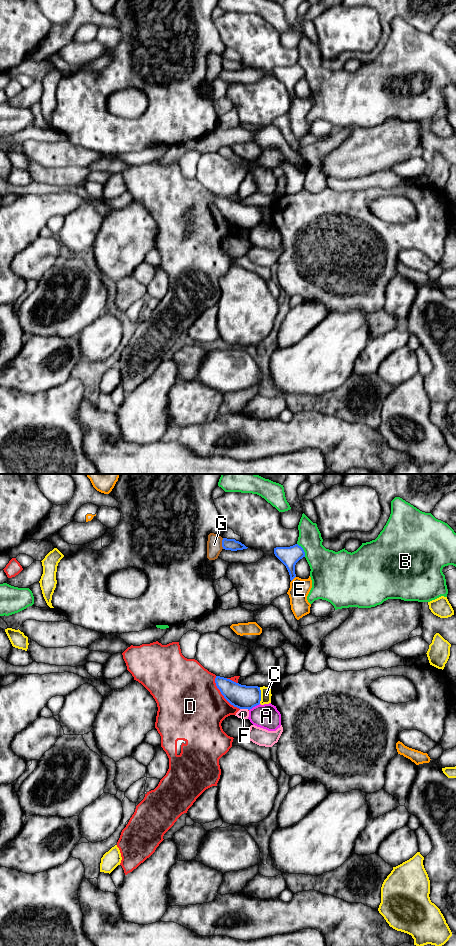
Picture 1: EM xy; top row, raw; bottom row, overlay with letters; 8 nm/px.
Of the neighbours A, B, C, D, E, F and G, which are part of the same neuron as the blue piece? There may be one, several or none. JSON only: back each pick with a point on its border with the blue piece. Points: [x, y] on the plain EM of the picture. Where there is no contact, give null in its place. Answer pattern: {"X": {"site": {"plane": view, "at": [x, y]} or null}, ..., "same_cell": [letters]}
{"same_cell": []}

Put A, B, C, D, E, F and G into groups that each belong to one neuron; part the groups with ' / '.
A / B / C / D / E / F / G

